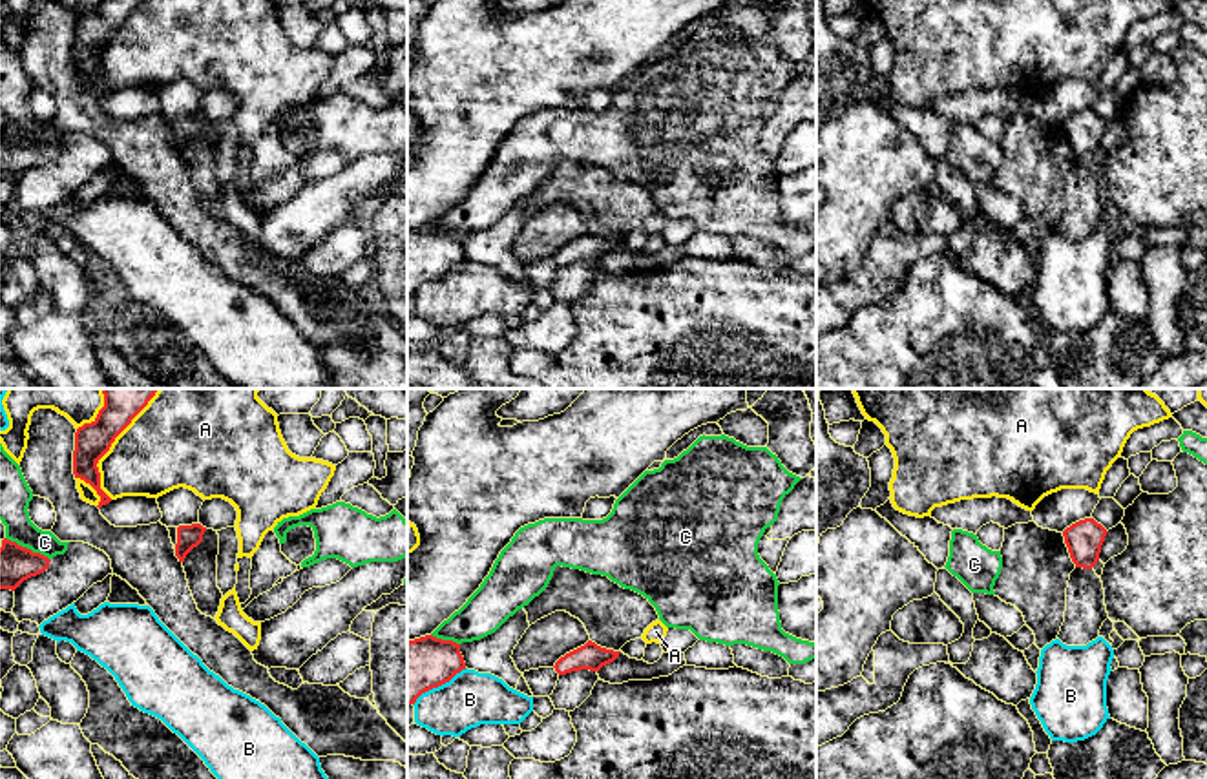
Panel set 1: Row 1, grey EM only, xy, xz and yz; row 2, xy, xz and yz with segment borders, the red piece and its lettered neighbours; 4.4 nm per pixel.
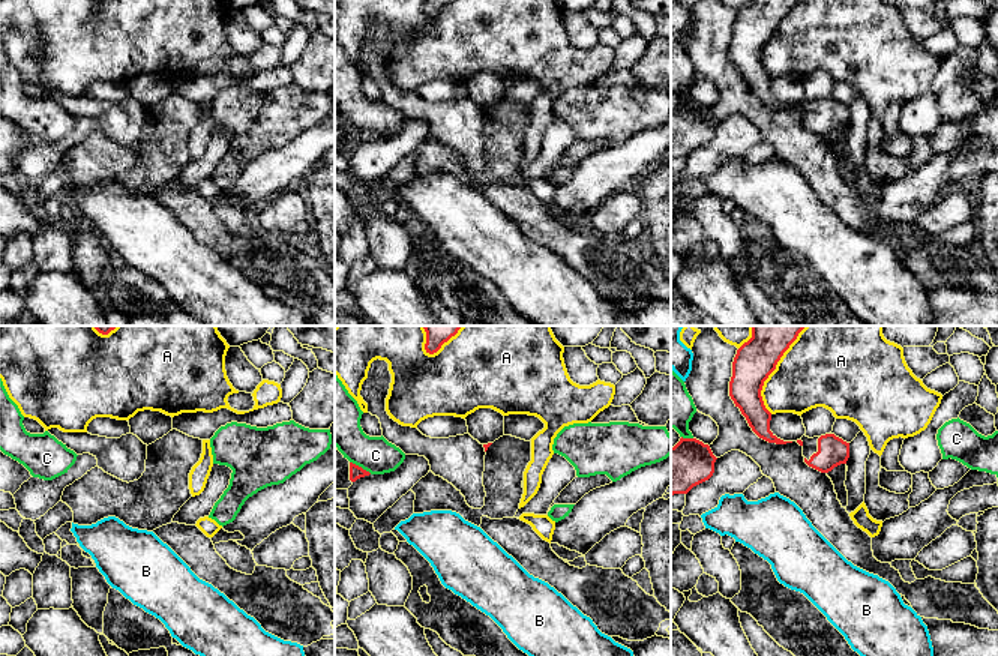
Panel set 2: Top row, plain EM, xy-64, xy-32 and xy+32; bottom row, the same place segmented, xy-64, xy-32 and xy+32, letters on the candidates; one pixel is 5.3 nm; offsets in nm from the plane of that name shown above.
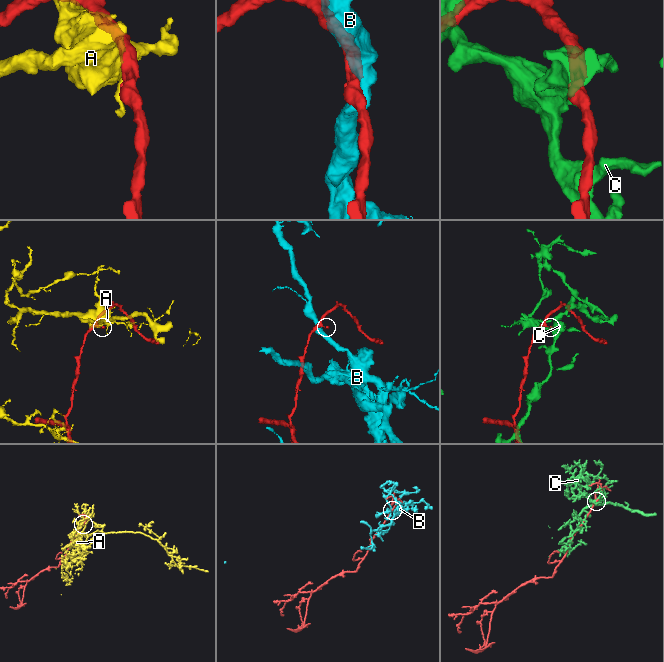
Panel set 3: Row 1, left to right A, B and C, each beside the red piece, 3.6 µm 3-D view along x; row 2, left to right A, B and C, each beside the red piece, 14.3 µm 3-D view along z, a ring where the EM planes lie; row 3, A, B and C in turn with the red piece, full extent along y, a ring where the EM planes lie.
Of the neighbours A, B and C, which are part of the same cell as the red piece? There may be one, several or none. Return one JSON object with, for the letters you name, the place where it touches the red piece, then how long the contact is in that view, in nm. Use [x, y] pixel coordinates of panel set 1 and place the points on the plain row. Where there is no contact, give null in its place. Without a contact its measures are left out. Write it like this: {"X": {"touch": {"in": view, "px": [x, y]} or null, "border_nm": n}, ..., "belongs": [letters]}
{"belongs": []}

